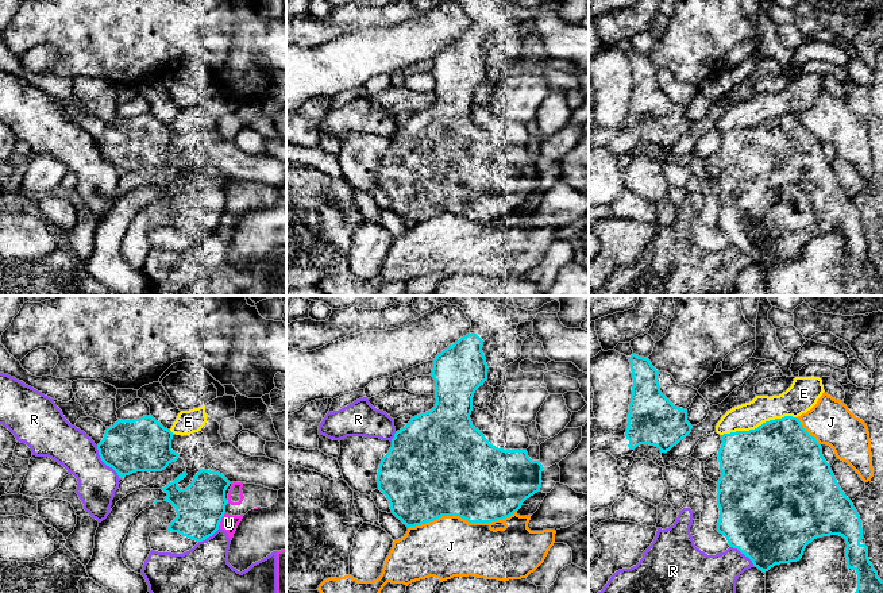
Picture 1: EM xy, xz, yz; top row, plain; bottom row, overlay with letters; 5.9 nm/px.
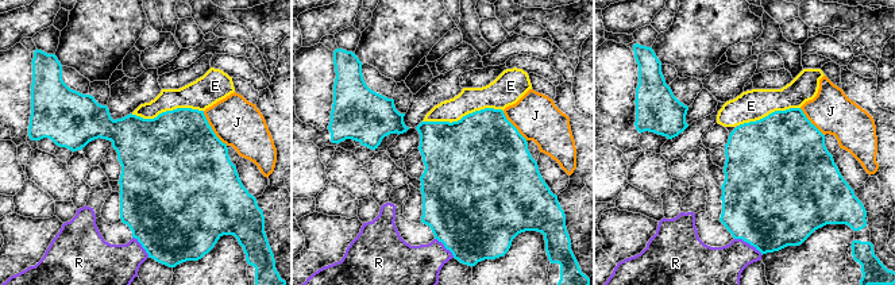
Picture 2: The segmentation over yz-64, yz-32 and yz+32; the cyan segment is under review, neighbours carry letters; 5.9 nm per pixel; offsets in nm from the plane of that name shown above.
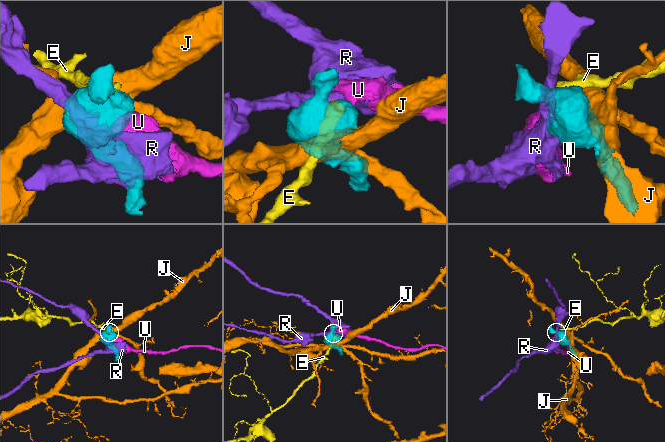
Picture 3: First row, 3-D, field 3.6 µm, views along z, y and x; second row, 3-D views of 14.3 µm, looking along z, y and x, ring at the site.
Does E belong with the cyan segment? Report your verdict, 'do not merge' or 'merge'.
merge

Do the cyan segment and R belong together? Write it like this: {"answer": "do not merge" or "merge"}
{"answer": "do not merge"}

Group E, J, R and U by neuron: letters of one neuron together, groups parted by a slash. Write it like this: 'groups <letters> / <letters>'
groups E / J / R U

